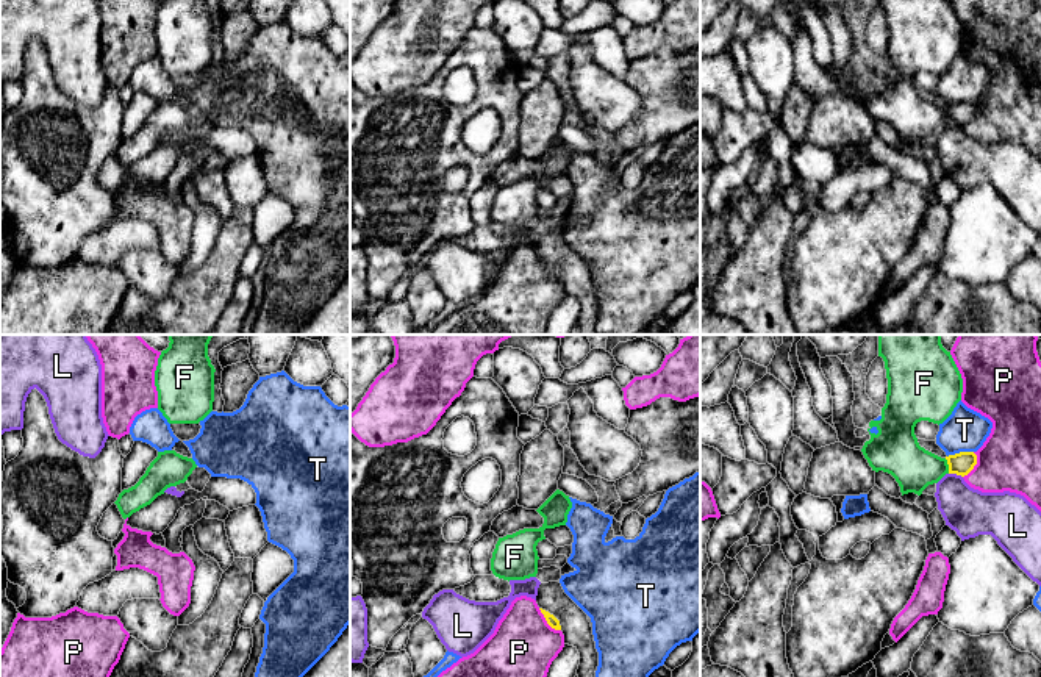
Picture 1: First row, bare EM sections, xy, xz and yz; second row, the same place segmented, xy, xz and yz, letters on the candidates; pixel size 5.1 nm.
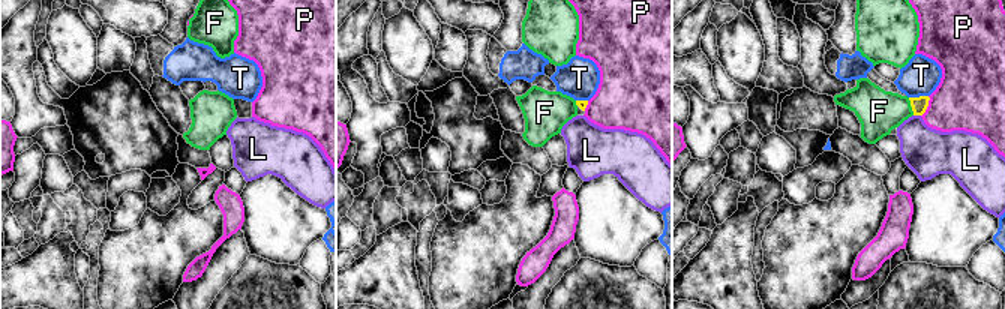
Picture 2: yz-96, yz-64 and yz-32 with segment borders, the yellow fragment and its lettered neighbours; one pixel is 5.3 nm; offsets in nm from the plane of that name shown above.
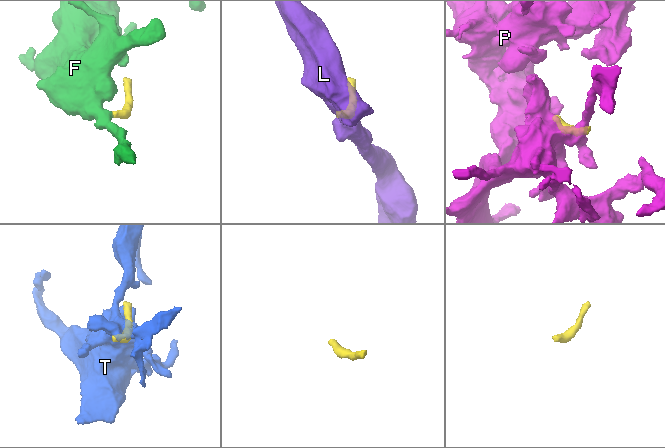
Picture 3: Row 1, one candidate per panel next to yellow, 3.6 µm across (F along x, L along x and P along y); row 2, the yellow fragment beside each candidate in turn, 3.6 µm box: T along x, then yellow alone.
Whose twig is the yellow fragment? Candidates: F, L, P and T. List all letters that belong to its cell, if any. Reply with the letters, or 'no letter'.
F

